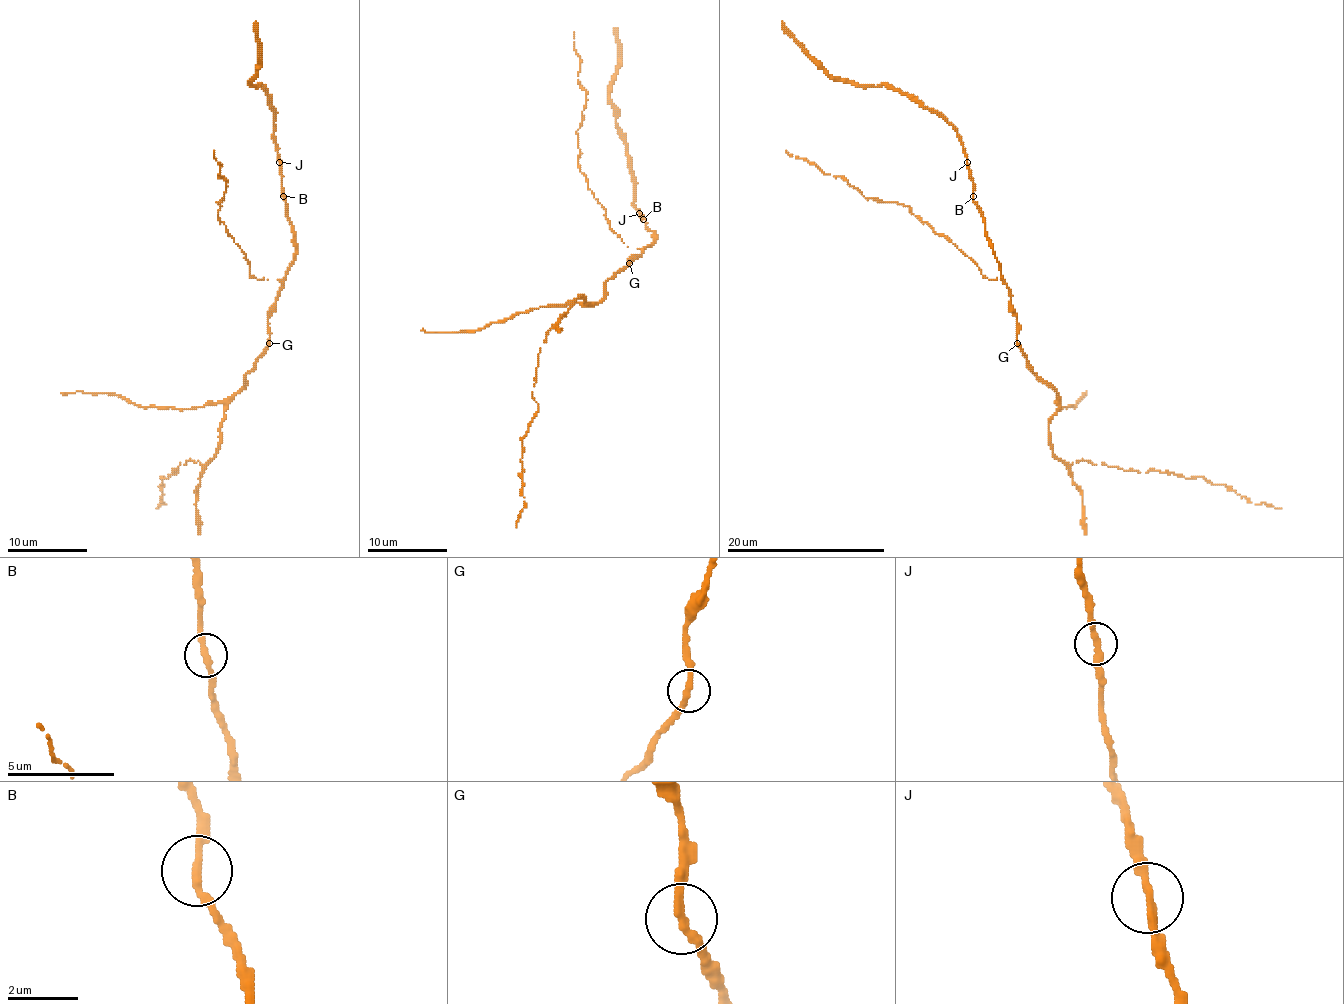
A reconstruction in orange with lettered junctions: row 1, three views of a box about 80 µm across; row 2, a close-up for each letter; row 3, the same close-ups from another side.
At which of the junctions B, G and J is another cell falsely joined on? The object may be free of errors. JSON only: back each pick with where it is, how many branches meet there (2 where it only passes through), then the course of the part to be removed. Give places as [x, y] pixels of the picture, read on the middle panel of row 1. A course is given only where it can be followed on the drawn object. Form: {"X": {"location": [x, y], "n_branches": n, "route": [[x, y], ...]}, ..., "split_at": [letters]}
{"split_at": []}

